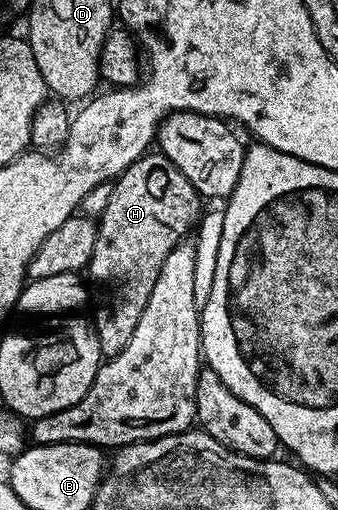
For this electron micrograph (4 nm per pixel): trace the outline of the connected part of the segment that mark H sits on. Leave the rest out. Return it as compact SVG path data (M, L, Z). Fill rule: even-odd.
M159 151L146 152L121 176L112 182L113 190L103 201L101 216L97 221L95 251L87 266L87 274L93 280L91 293L97 296L97 306L91 309L93 330L97 332L102 358L117 357L127 347L155 279L163 267L163 259L179 243L177 233L189 235L201 217L203 198L197 188Z

